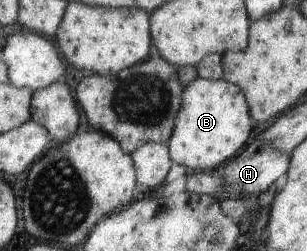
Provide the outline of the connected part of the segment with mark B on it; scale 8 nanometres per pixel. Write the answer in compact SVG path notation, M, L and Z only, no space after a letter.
M197 76L185 86L172 137L166 143L171 161L187 169L218 169L235 158L249 139L255 125L251 116L249 103L237 84Z

